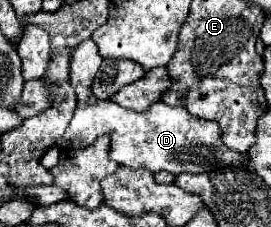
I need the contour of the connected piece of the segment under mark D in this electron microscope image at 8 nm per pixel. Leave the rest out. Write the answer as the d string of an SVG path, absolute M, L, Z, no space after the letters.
M92 39L80 43L72 53L70 85L76 91L78 103L64 137L58 141L58 147L68 145L72 149L84 149L92 145L92 141L96 141L98 135L110 133L112 135L110 159L132 169L146 167L146 169L152 169L154 173L170 171L174 175L180 175L180 173L202 173L212 169L218 163L244 165L244 167L248 165L248 159L244 153L236 153L224 145L220 137L220 125L216 125L214 121L192 117L186 109L170 107L170 105L164 105L162 101L152 105L152 109L148 111L136 113L116 105L114 101L96 99L90 87L100 63L102 63L102 57Z

